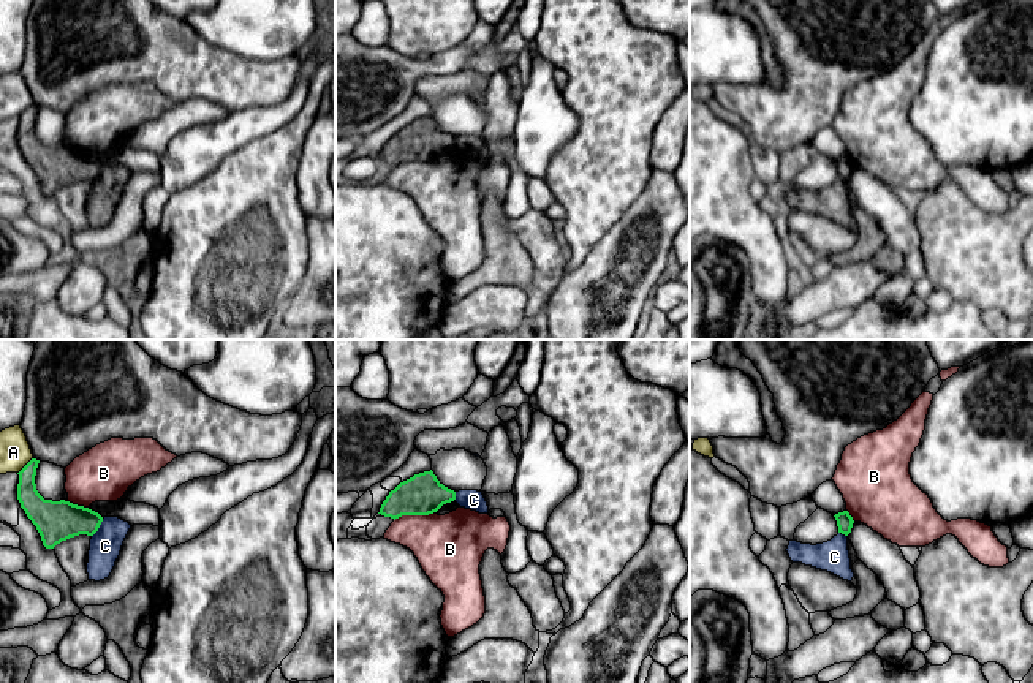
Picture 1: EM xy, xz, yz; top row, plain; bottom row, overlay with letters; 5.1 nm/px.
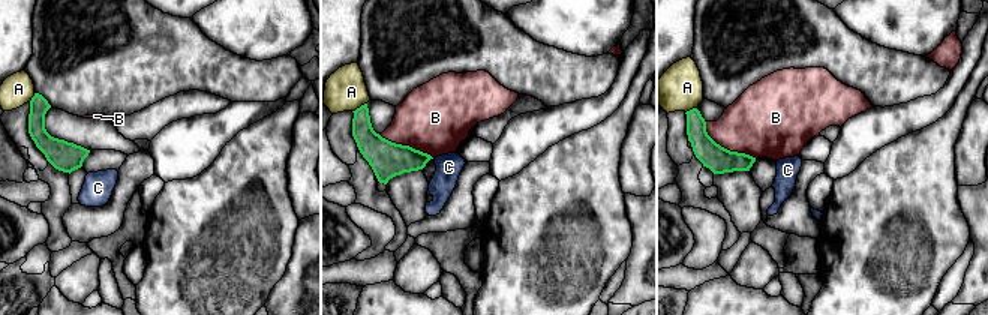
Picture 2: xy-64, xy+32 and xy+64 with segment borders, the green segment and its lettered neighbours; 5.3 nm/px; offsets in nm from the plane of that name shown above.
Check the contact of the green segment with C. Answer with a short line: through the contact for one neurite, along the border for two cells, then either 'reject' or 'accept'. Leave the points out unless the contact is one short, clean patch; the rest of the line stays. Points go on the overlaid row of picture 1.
xy (103, 519), (92, 536) | reject

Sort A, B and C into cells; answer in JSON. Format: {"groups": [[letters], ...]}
{"groups": [["A"], ["B"], ["C"]]}

